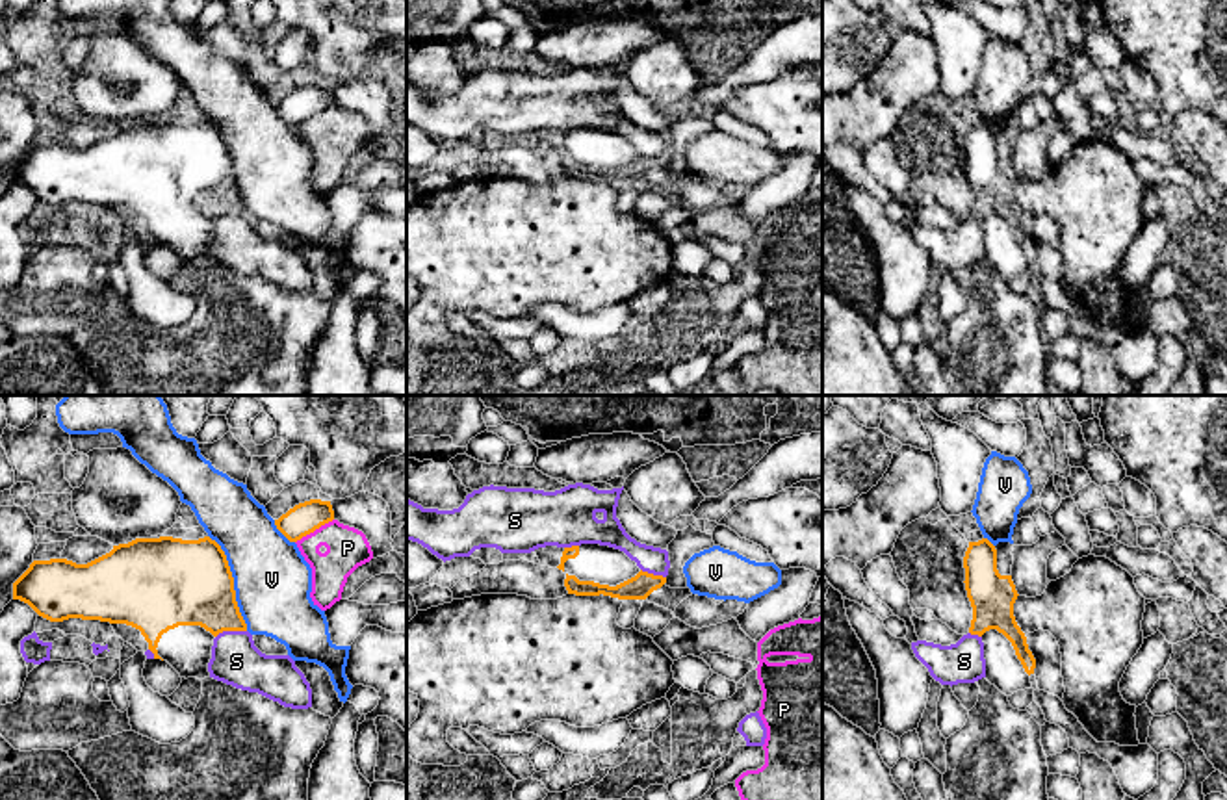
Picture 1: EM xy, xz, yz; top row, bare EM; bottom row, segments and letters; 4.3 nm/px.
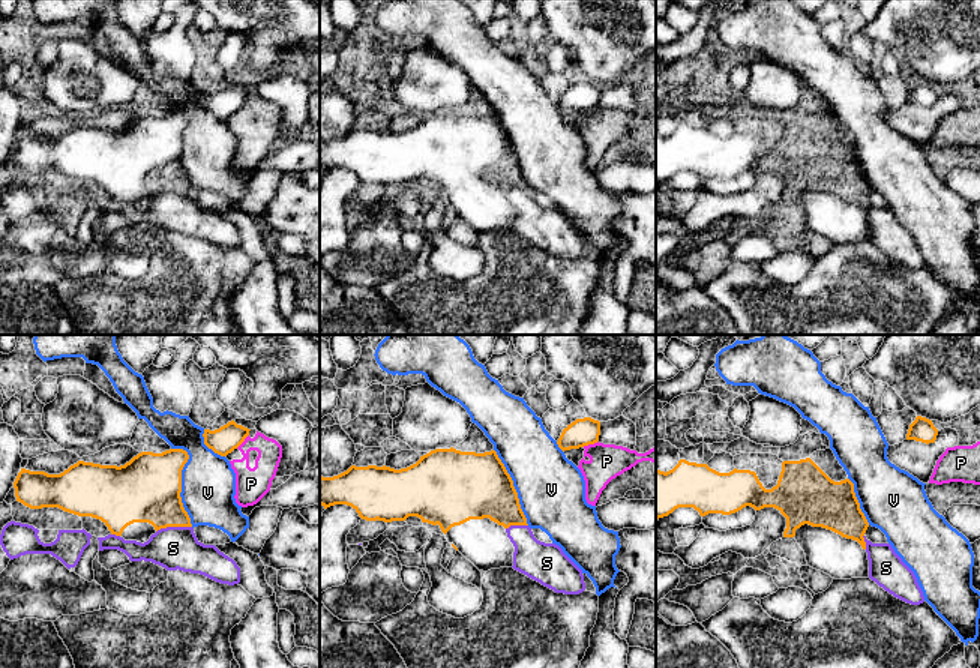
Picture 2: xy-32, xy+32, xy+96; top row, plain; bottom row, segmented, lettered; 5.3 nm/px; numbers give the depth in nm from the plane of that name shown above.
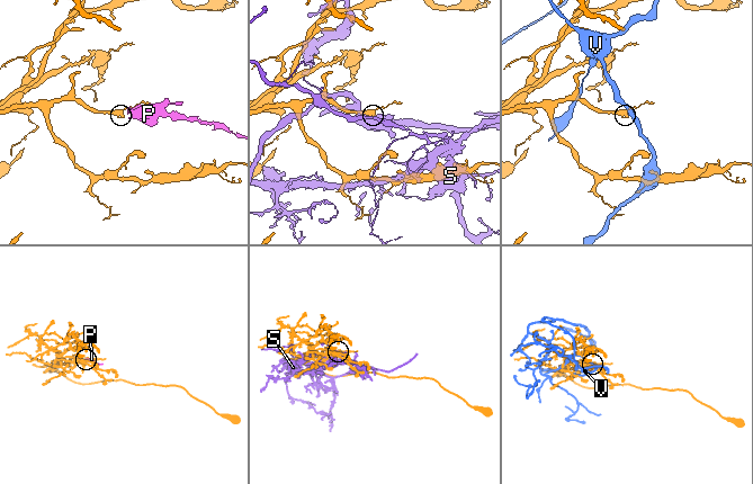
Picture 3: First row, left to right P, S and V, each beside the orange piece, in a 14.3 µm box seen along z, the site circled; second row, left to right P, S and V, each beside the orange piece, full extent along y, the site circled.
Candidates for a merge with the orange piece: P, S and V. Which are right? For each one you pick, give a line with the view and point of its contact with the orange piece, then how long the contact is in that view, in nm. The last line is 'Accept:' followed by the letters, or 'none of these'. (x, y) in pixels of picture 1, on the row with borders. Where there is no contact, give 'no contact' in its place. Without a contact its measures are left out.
Accept: none of these

